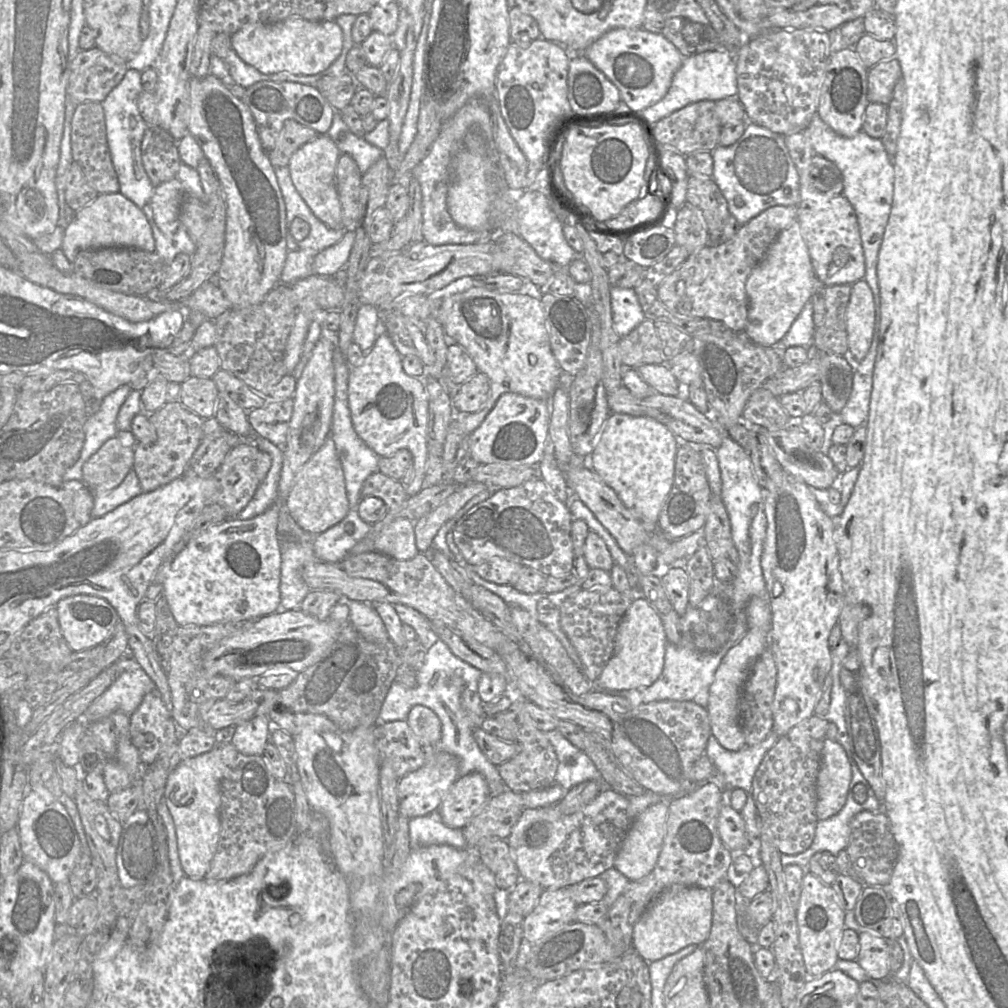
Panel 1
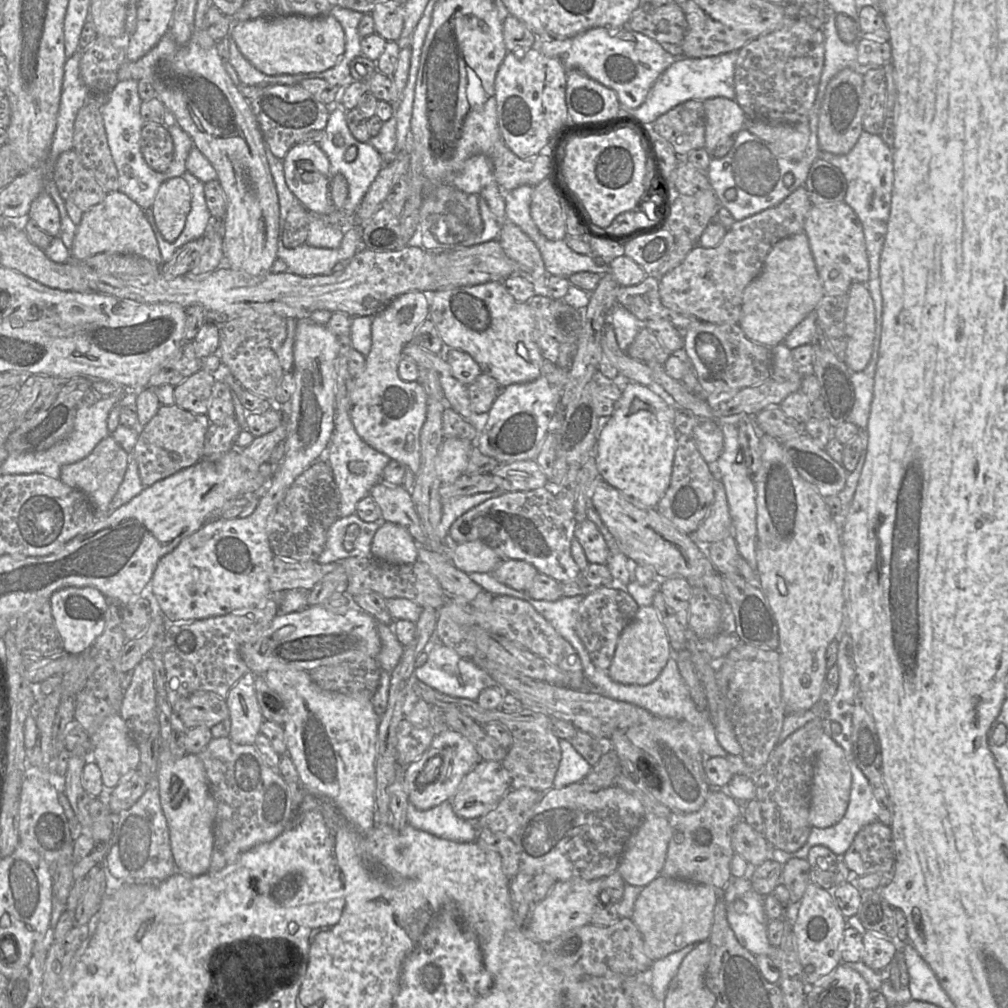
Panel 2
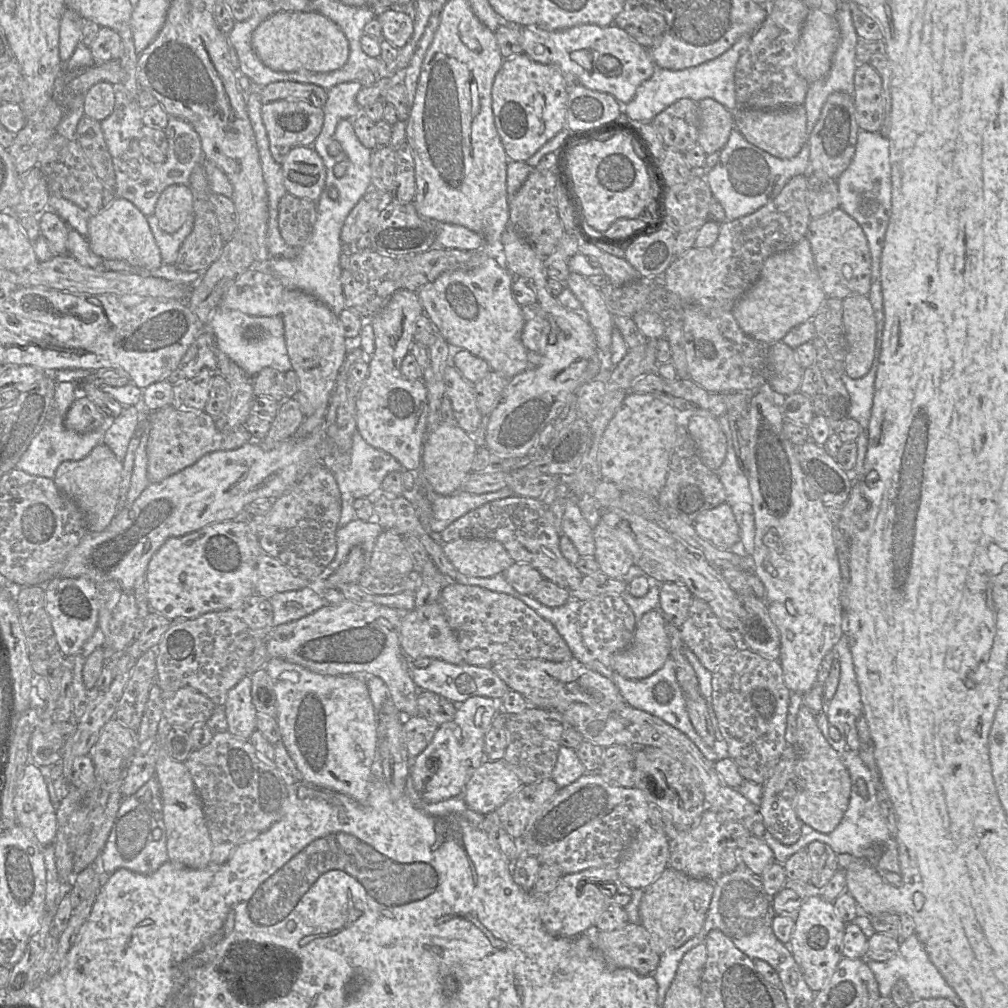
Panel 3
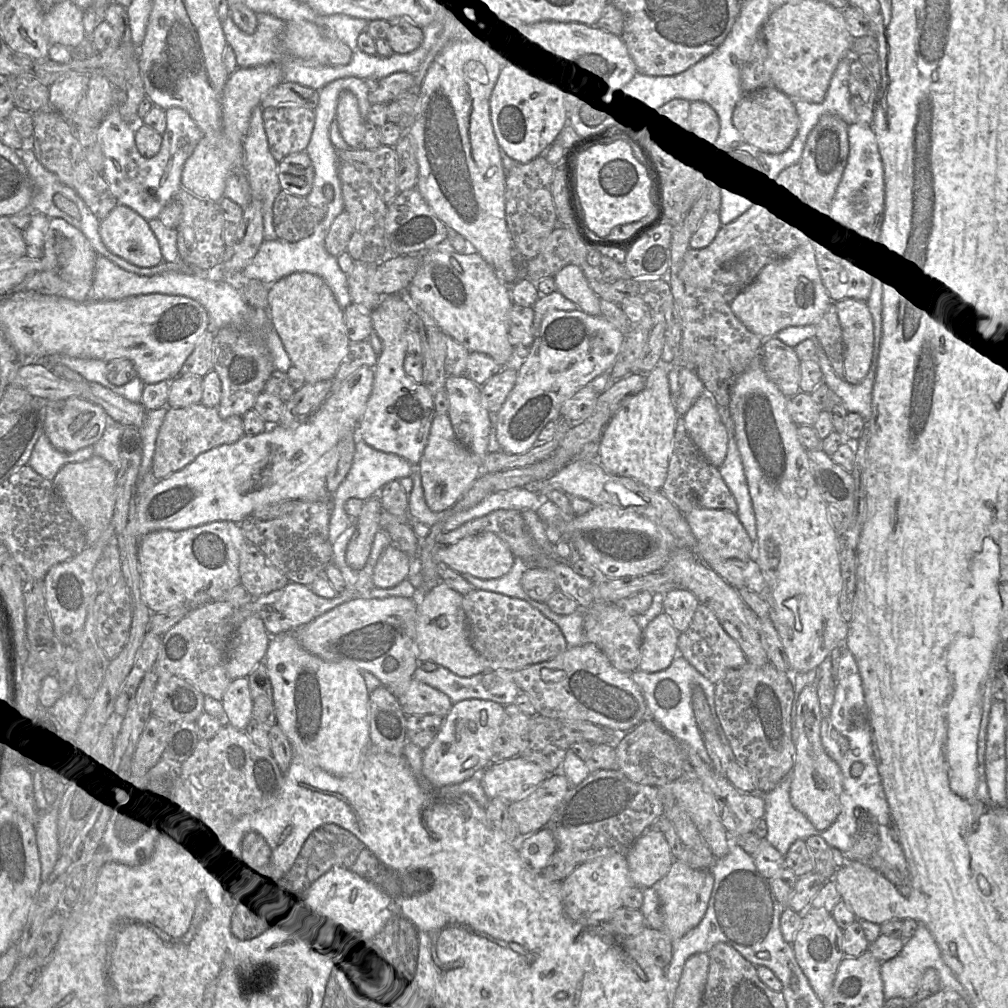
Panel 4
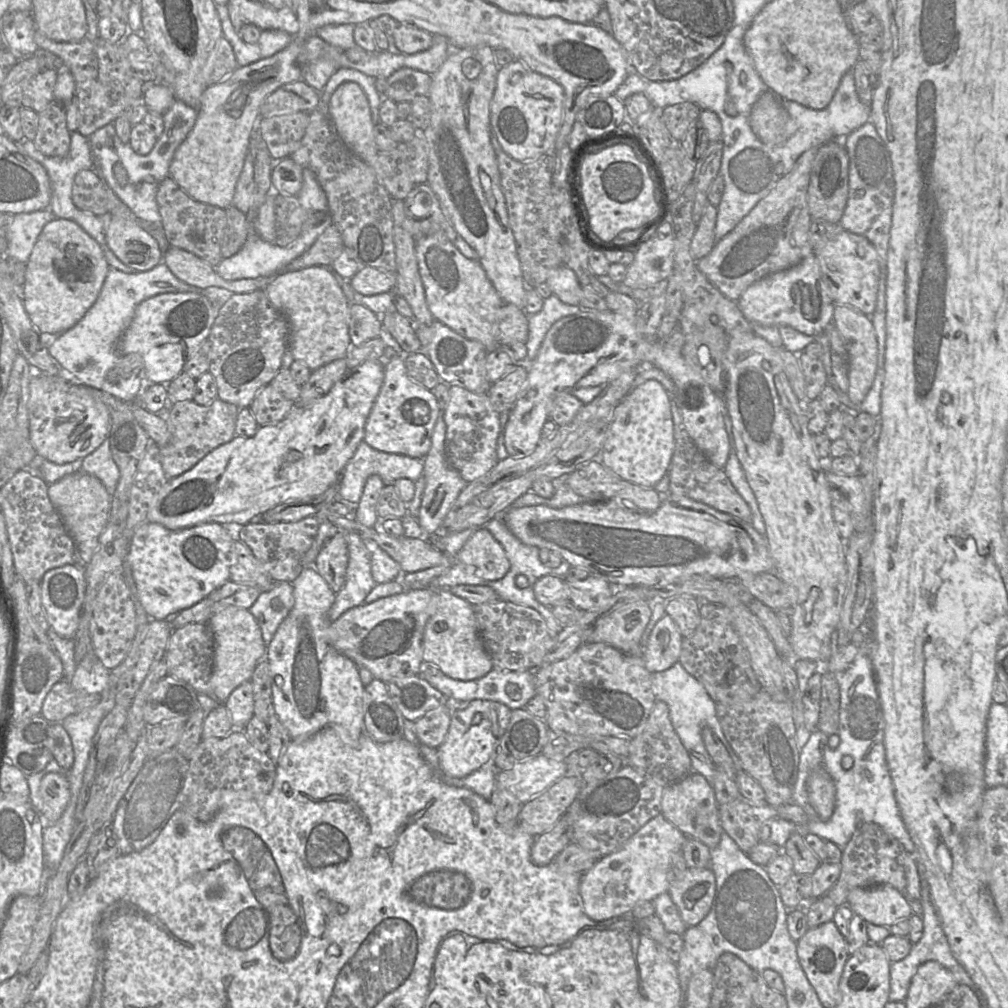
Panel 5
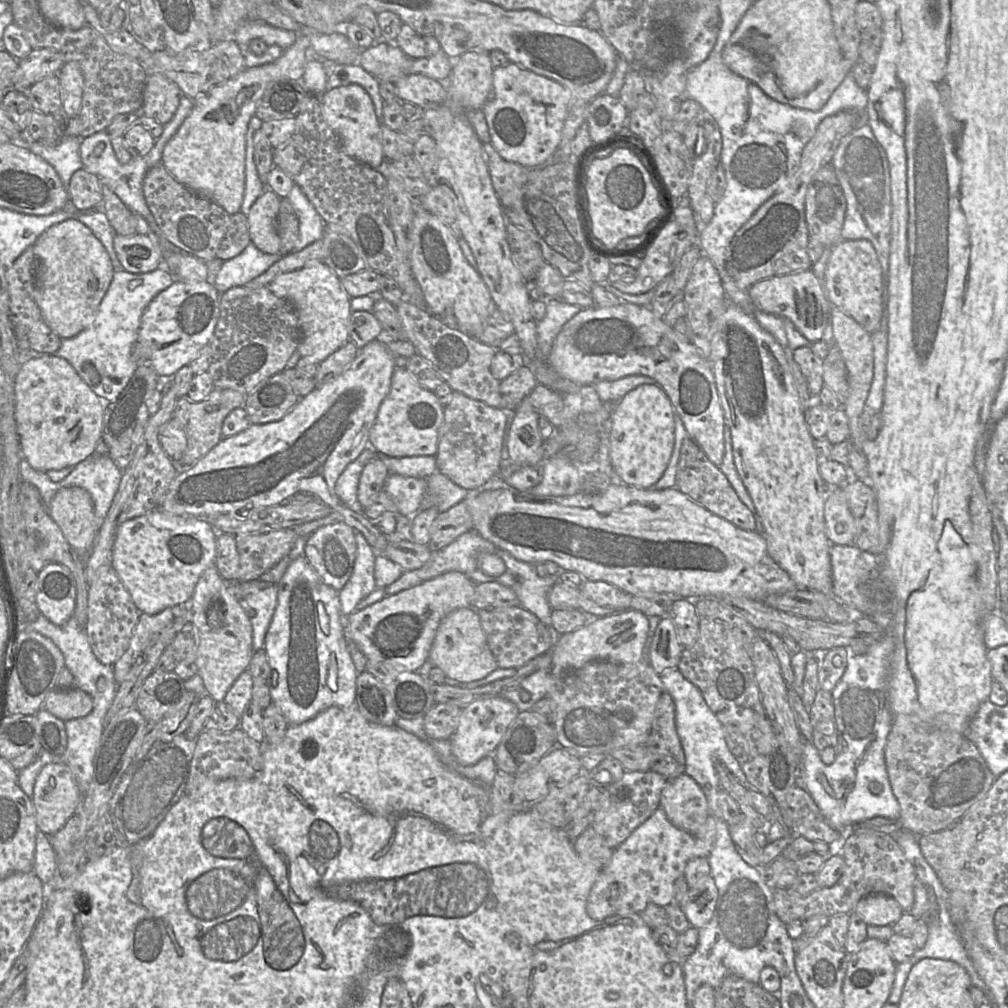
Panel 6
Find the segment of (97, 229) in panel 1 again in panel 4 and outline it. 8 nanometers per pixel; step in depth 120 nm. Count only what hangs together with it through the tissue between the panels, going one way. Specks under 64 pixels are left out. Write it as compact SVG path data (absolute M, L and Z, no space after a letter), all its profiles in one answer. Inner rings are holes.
M117 204L100 222L100 236L106 248L128 263L141 268L151 268L163 262L159 243L151 231L148 221L131 208Z

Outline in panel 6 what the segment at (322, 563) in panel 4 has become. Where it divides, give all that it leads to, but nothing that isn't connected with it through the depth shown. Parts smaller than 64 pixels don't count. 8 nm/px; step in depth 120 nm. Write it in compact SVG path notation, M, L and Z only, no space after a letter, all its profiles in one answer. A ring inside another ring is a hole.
M283 528L260 534L241 534L234 537L239 554L237 582L258 580L266 571L287 556L298 534L293 528Z

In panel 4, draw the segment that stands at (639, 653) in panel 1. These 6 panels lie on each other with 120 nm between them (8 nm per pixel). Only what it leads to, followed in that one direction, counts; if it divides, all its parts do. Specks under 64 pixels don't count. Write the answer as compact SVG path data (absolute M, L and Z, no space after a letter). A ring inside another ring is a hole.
M664 613L643 630L639 670L654 673L665 670L678 655L679 632Z

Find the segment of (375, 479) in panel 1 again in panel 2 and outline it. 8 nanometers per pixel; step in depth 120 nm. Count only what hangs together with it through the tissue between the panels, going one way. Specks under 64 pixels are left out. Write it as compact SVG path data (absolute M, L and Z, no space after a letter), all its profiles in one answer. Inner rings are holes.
M383 480L375 484L370 493L381 509L384 522L405 528L419 545L427 547L427 536L416 512L411 495L402 485L391 486Z

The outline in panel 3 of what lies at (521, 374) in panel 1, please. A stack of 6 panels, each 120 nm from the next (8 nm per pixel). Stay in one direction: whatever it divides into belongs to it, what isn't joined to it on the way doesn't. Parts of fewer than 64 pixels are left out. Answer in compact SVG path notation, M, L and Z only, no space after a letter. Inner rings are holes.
M486 254L484 262L469 271L457 269L446 271L433 282L423 286L418 297L436 330L453 349L464 349L485 360L492 371L508 379L528 369L527 352L521 341L524 318L521 306L512 295L513 275L507 270L500 254Z

